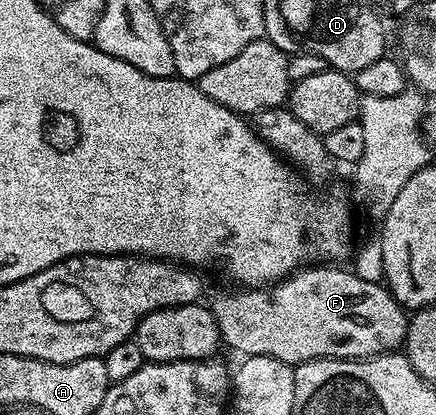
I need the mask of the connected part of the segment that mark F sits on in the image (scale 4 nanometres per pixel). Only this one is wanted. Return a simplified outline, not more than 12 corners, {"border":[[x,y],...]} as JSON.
{"border":[[306,266],[211,303],[242,357],[365,360],[404,345],[384,283]]}

